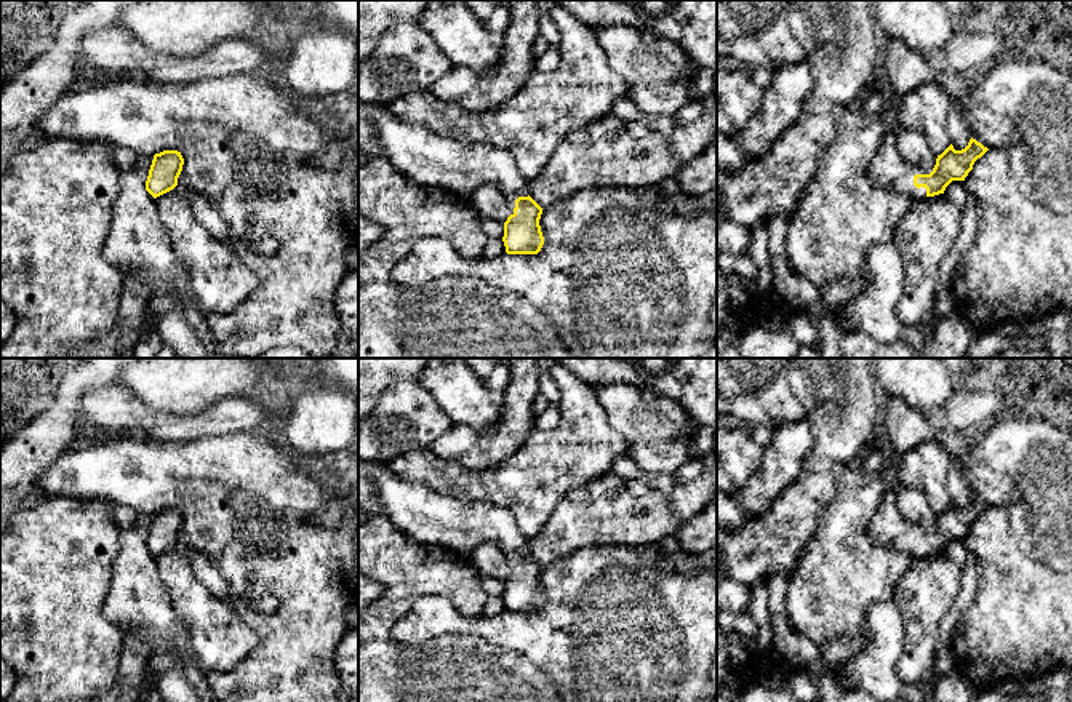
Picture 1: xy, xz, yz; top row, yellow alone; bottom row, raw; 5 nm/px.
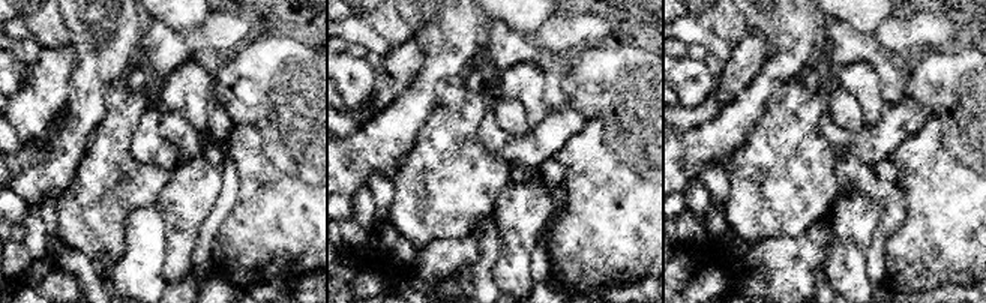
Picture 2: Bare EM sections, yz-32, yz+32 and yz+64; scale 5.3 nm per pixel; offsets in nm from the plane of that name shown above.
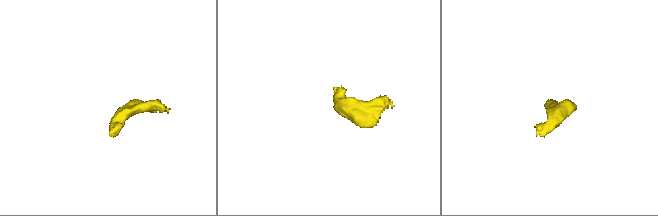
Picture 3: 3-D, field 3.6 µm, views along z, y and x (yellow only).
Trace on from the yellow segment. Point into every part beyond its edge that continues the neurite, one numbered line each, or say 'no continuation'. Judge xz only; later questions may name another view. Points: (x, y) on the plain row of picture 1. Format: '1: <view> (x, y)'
1: xz (424, 515)

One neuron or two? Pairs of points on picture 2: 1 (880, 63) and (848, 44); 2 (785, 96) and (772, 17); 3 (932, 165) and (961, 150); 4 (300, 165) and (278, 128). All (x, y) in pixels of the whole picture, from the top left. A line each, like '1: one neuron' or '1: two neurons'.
1: one neuron
2: two neurons
3: two neurons
4: one neuron

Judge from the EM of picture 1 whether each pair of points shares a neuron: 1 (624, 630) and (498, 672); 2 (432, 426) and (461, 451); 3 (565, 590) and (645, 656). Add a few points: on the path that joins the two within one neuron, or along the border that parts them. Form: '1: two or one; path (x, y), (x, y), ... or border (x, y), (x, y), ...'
1: two; border (495, 646), (525, 656), (552, 685)
2: two; border (453, 426), (428, 446)
3: one; path (592, 582), (599, 582), (644, 629)

